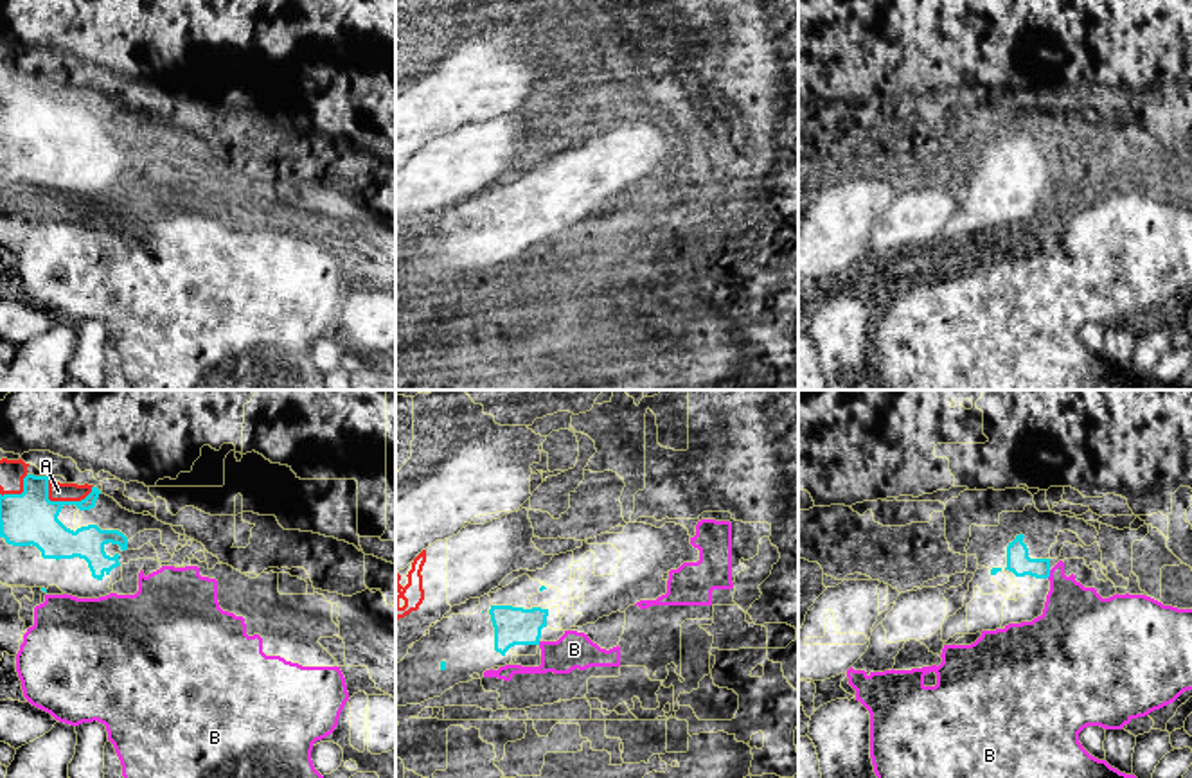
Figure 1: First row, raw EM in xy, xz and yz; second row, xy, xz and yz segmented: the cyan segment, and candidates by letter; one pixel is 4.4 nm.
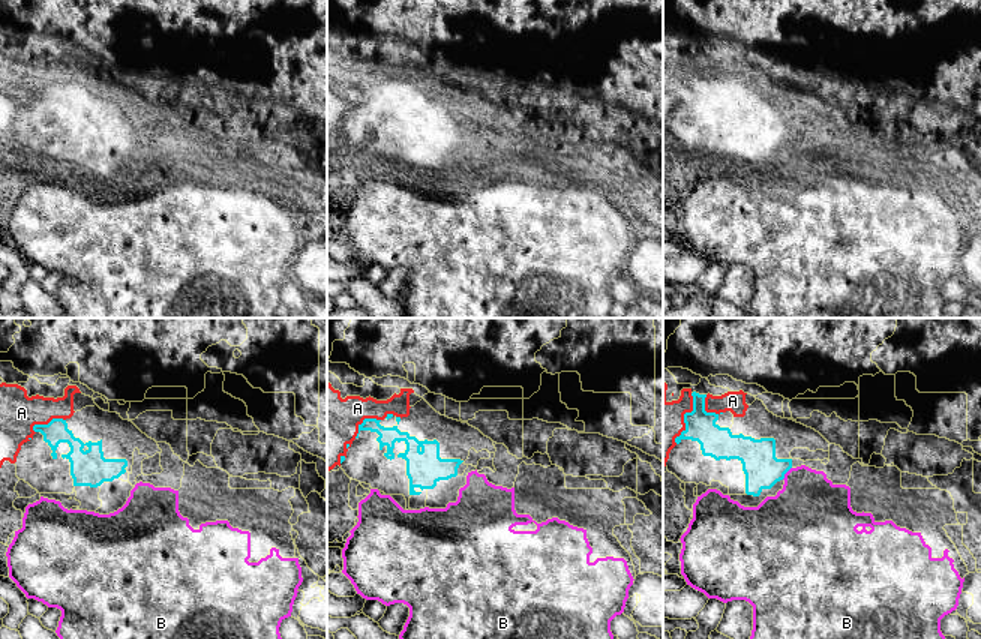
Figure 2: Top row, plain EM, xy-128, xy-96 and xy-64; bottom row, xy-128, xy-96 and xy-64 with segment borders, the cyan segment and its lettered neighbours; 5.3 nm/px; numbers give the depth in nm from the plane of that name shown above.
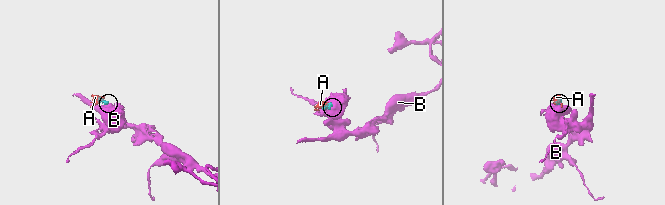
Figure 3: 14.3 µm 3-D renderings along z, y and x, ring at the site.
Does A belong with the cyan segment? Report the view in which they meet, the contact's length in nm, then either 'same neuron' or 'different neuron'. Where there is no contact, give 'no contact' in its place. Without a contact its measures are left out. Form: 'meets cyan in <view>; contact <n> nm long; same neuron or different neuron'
meets cyan in xy; contact 220 nm long; different neuron

